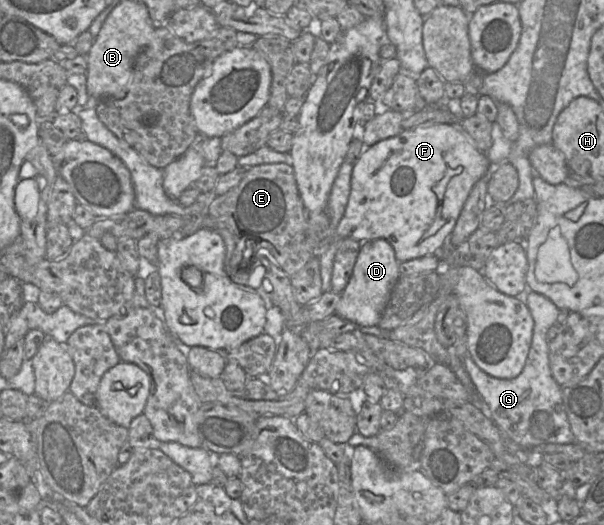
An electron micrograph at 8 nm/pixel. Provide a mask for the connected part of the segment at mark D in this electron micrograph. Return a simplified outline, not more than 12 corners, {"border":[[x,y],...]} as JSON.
{"border":[[387,240],[361,243],[335,314],[377,326],[400,276]]}

